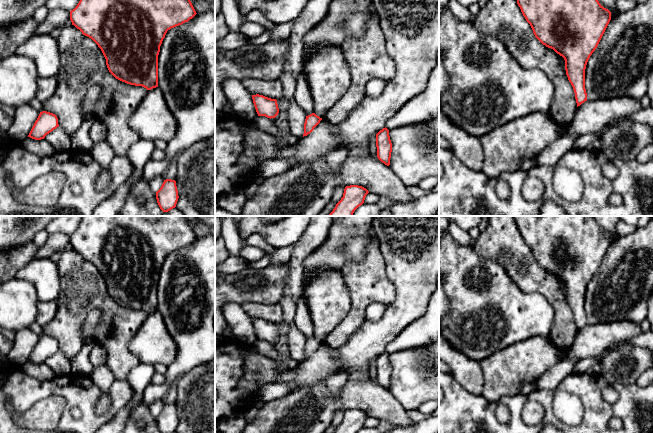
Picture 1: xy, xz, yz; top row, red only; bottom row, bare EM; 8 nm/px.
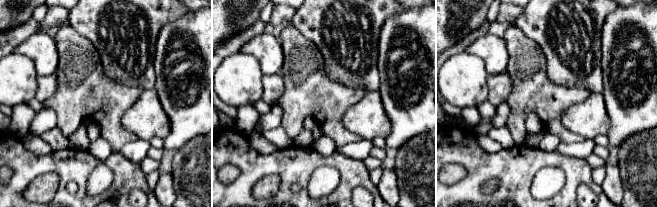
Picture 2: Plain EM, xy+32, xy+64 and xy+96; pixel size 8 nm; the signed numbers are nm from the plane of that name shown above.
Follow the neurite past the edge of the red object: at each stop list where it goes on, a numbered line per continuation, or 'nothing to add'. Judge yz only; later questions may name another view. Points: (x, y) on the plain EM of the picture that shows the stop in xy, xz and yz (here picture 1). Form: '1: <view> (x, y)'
nothing to add

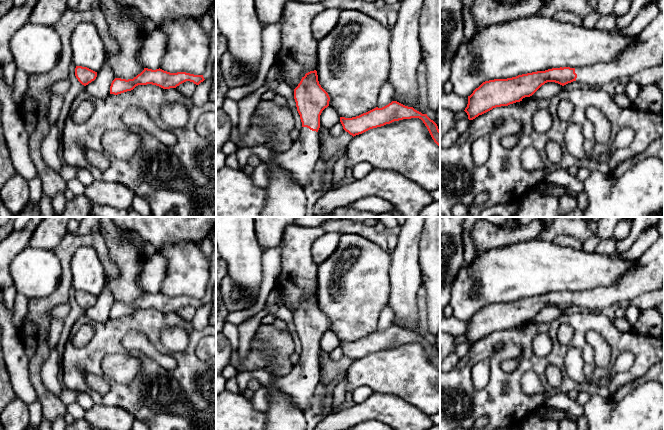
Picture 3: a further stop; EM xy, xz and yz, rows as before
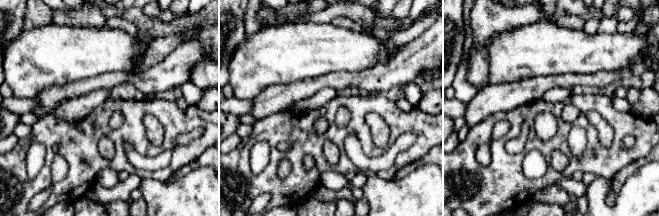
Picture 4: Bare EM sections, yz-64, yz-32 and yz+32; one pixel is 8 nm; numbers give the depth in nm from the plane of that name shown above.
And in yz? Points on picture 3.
1: yz (647, 274)

